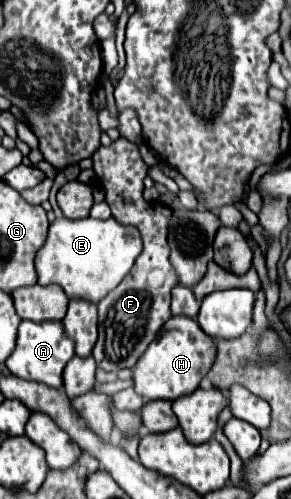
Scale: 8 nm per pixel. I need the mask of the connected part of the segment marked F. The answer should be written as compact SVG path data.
M119 138L111 146L101 146L91 160L113 216L121 224L137 226L143 238L143 252L135 260L133 270L99 302L99 340L93 358L105 372L117 372L121 368L133 368L137 358L157 338L161 326L171 318L171 288L177 286L177 276L169 262L167 234L173 212L163 202L145 202L143 178L149 168L133 142Z

